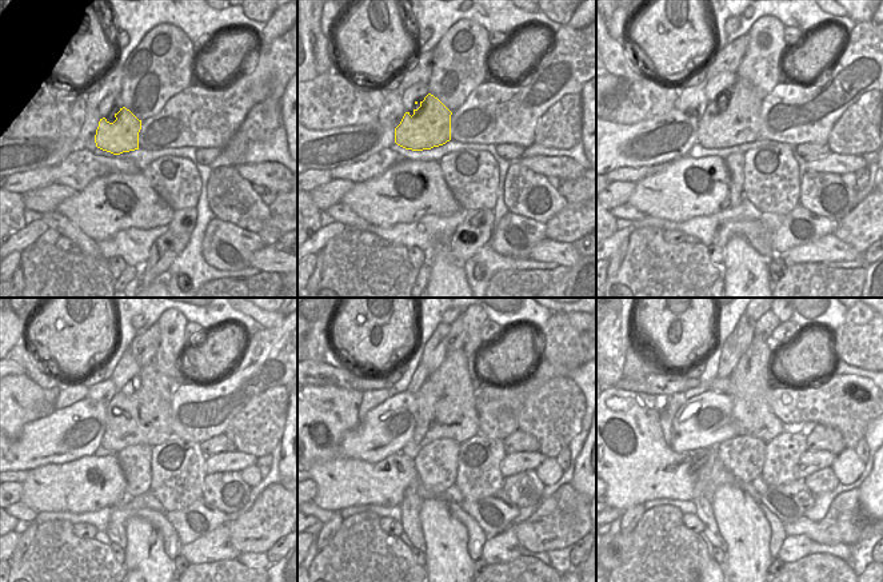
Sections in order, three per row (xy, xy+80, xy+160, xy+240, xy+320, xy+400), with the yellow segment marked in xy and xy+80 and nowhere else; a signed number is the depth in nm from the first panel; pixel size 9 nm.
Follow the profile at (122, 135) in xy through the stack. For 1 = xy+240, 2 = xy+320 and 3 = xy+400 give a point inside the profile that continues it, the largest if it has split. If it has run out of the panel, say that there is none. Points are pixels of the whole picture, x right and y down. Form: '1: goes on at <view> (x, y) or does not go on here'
1: goes on at xy+240 (140, 414)
2: goes on at xy+320 (446, 409)
3: goes on at xy+400 (748, 382)

